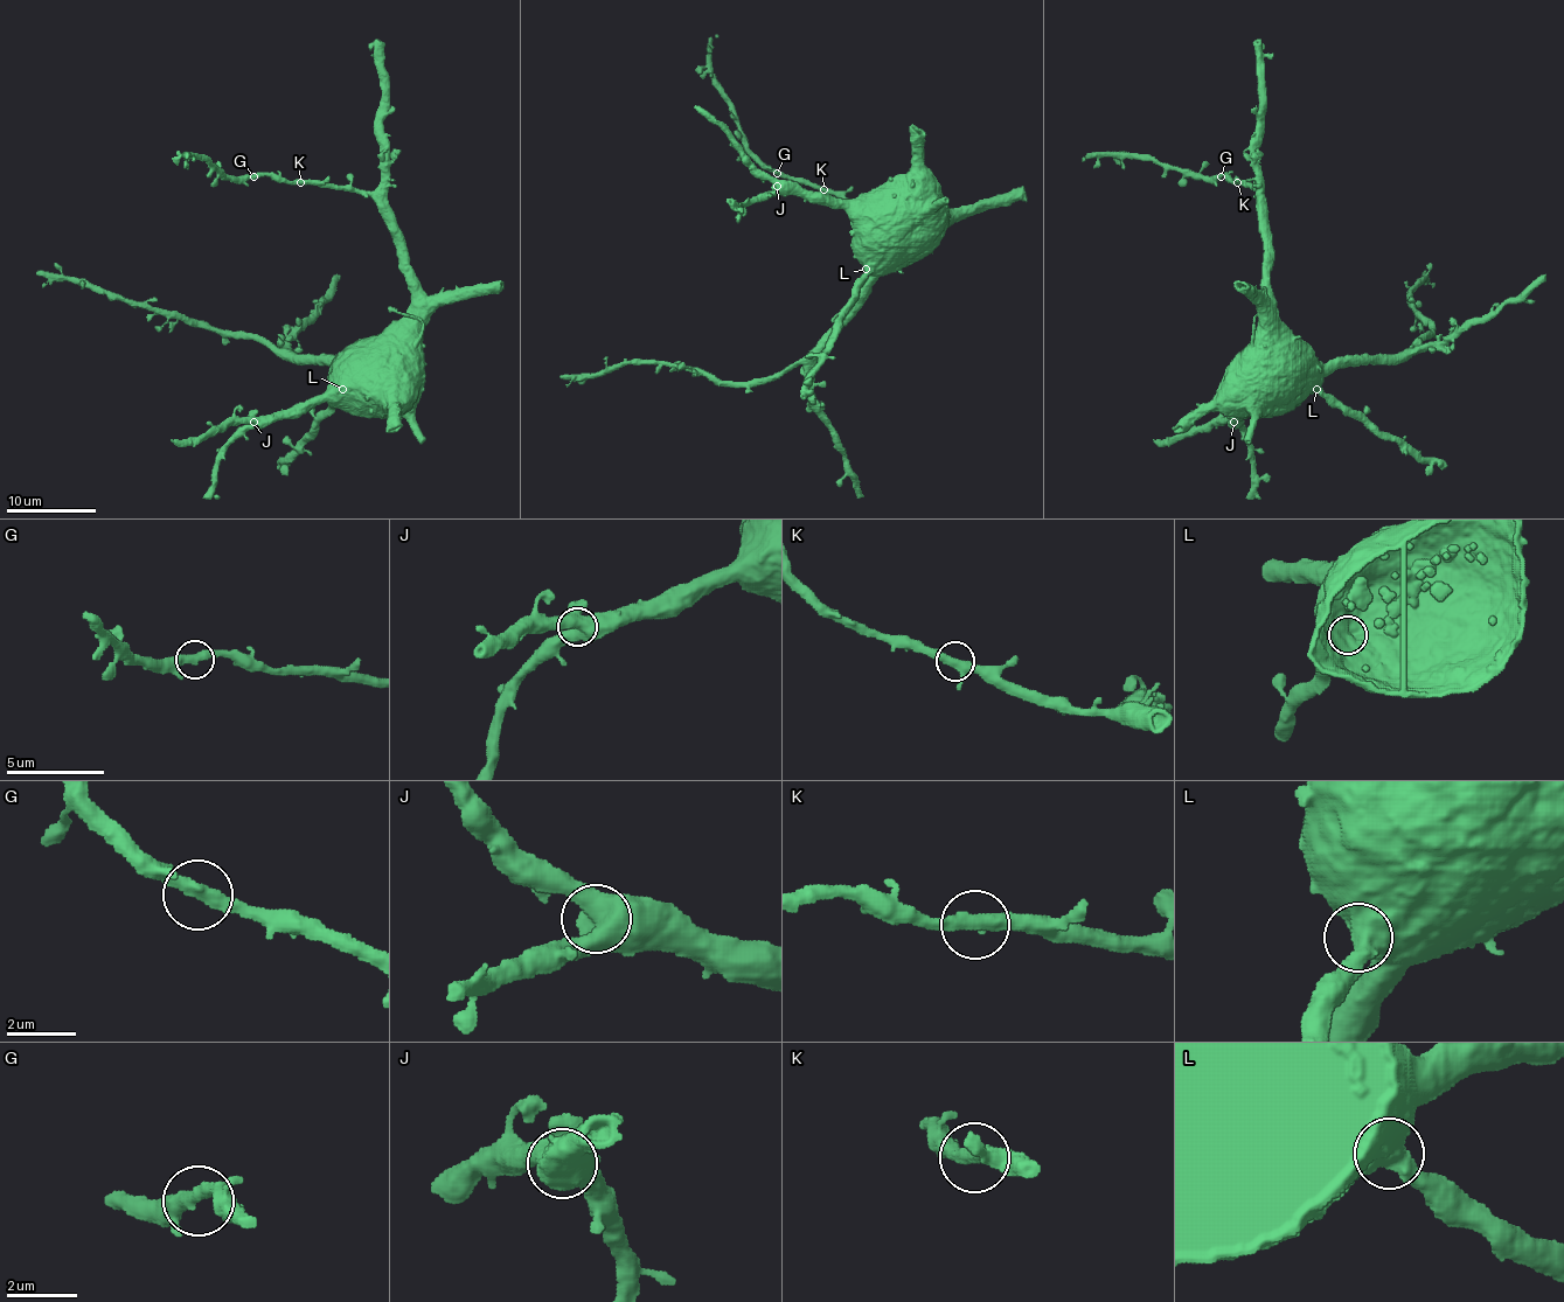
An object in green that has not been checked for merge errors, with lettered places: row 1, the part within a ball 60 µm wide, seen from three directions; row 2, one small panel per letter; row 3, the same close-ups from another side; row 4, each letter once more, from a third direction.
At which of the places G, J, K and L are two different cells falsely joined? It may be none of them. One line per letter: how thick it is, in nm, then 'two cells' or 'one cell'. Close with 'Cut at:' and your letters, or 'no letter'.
G: 400 nm thick; one cell
J: 550 nm thick; one cell
K: 360 nm thick; one cell
L: 600 nm thick; one cell
Cut at: no letter

